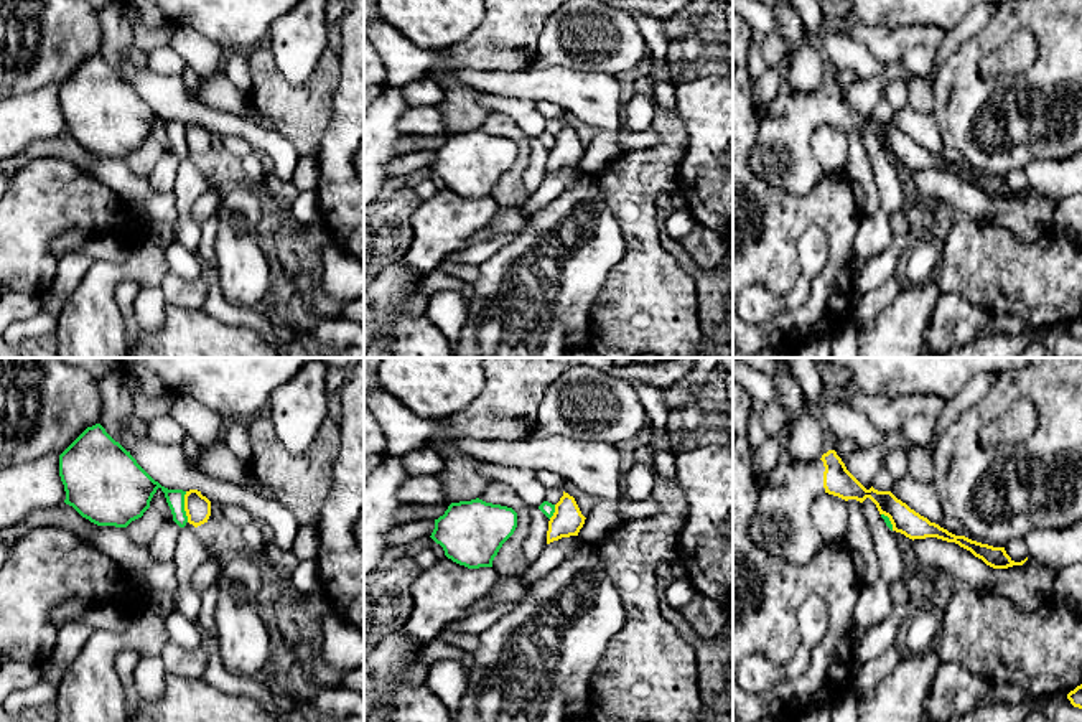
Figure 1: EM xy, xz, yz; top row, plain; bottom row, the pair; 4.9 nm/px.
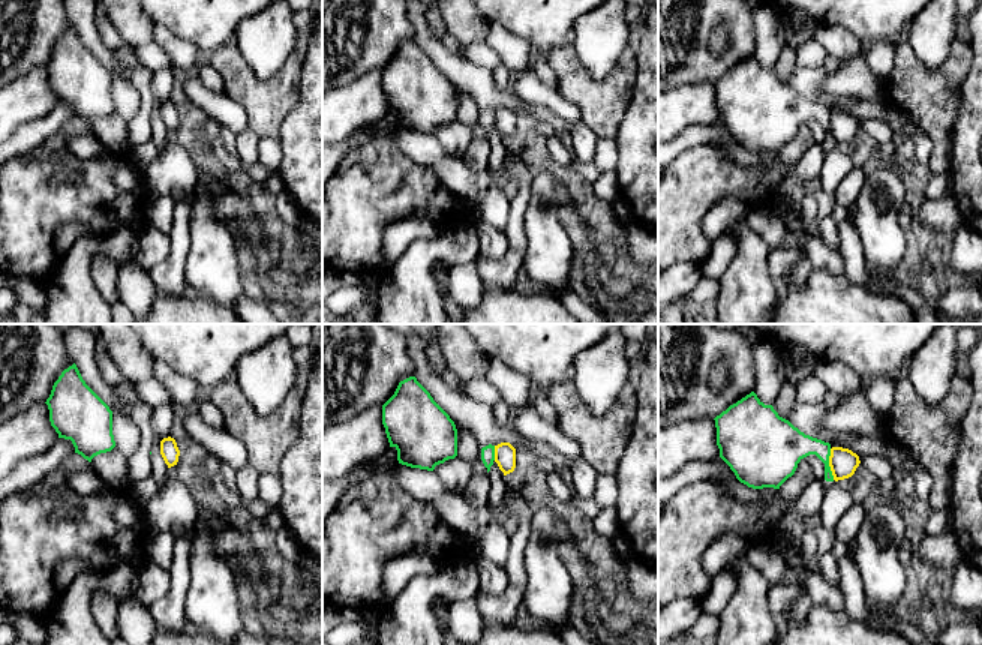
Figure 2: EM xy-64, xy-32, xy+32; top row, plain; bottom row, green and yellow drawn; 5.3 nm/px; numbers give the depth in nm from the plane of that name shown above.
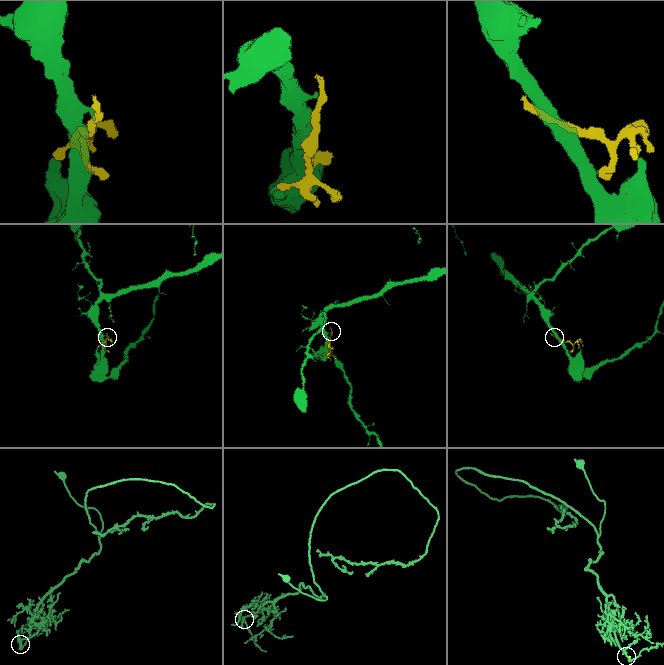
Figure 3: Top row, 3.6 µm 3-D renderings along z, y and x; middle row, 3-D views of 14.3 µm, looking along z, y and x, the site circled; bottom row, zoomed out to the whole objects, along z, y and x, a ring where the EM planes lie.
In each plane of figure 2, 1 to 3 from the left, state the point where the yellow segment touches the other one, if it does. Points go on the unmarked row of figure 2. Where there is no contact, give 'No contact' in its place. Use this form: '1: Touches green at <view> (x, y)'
1: No contact
2: Touches green at xy-32 (493, 117)
3: Touches green at xy+32 (828, 128)

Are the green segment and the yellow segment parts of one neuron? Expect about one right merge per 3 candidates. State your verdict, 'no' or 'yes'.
no

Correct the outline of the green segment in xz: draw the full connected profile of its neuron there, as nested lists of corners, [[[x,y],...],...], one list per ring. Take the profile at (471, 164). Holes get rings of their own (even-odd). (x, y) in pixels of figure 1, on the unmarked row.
[[[476,129],[451,134],[445,145],[435,150],[430,168],[453,193],[479,199],[492,198],[494,188],[515,158],[517,143],[512,138]]]

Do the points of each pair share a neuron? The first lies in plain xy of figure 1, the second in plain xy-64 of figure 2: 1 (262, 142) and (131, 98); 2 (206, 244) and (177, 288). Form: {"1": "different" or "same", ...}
{"1": "different", "2": "same"}

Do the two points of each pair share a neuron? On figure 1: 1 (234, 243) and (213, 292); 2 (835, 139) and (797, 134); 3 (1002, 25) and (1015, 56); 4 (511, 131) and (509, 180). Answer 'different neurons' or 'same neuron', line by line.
1: different neurons
2: different neurons
3: different neurons
4: same neuron

